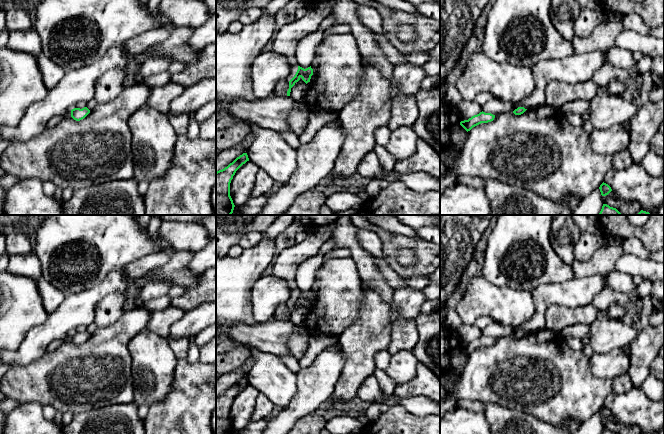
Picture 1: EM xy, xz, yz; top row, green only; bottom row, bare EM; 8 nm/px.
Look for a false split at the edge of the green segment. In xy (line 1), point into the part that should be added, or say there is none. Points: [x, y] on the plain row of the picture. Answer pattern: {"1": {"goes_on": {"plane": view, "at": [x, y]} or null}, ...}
{"1": {"goes_on": null}}

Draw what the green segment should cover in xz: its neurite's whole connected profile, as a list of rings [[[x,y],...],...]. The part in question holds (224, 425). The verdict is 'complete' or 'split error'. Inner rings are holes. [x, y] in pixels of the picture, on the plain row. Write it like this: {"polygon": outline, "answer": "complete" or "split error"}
{"polygon": [[[243,377],[227,391],[216,396],[216,434],[234,434],[230,407],[236,395],[247,385],[249,385],[248,379]]], "answer": "complete"}

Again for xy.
{"polygon": [[[84,331],[82,333],[74,332],[71,334],[71,341],[76,345],[80,345],[84,343],[89,337],[90,334],[87,331]]], "answer": "complete"}

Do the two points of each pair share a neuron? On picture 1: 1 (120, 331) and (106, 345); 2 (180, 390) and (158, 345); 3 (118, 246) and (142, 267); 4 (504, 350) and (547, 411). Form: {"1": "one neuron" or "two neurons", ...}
{"1": "one neuron", "2": "two neurons", "3": "two neurons", "4": "one neuron"}

